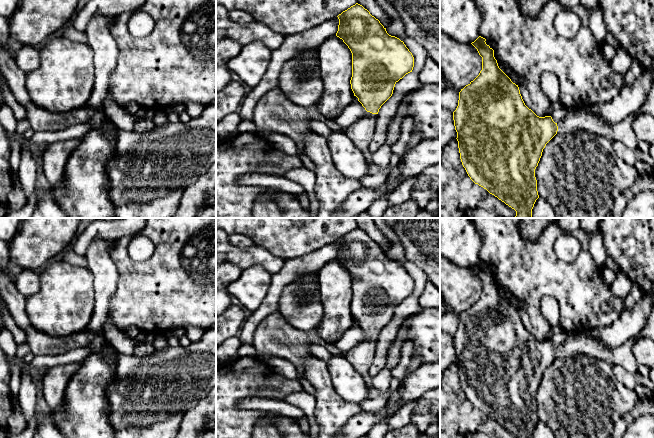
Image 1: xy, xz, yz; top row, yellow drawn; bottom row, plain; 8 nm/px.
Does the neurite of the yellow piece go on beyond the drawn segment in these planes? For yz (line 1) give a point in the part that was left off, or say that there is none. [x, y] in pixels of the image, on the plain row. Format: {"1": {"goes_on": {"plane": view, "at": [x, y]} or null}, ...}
{"1": {"goes_on": {"plane": "yz", "at": [576, 343]}}}

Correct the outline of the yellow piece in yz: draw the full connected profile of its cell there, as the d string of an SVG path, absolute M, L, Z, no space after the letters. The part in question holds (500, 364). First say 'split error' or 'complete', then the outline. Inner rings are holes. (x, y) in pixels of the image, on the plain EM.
split error | M479 260L471 268L482 281L482 294L479 299L459 316L458 330L453 336L455 354L457 356L460 383L470 403L486 413L506 429L516 435L516 438L532 438L532 433L539 422L535 393L538 390L546 368L556 359L578 354L585 354L608 362L611 365L622 366L633 374L638 373L638 364L632 352L636 339L631 338L620 347L608 350L599 342L588 337L585 332L568 334L566 341L555 347L551 340L539 341L529 333L520 318L518 309L499 292L494 281L494 274L486 268L486 263Z

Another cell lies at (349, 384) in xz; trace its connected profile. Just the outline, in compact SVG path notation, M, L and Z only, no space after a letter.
M332 355L327 366L337 394L347 402L360 405L368 395L362 375L344 356Z

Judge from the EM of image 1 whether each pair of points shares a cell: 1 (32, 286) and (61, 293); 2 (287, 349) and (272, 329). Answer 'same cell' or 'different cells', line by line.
1: different cells
2: same cell

